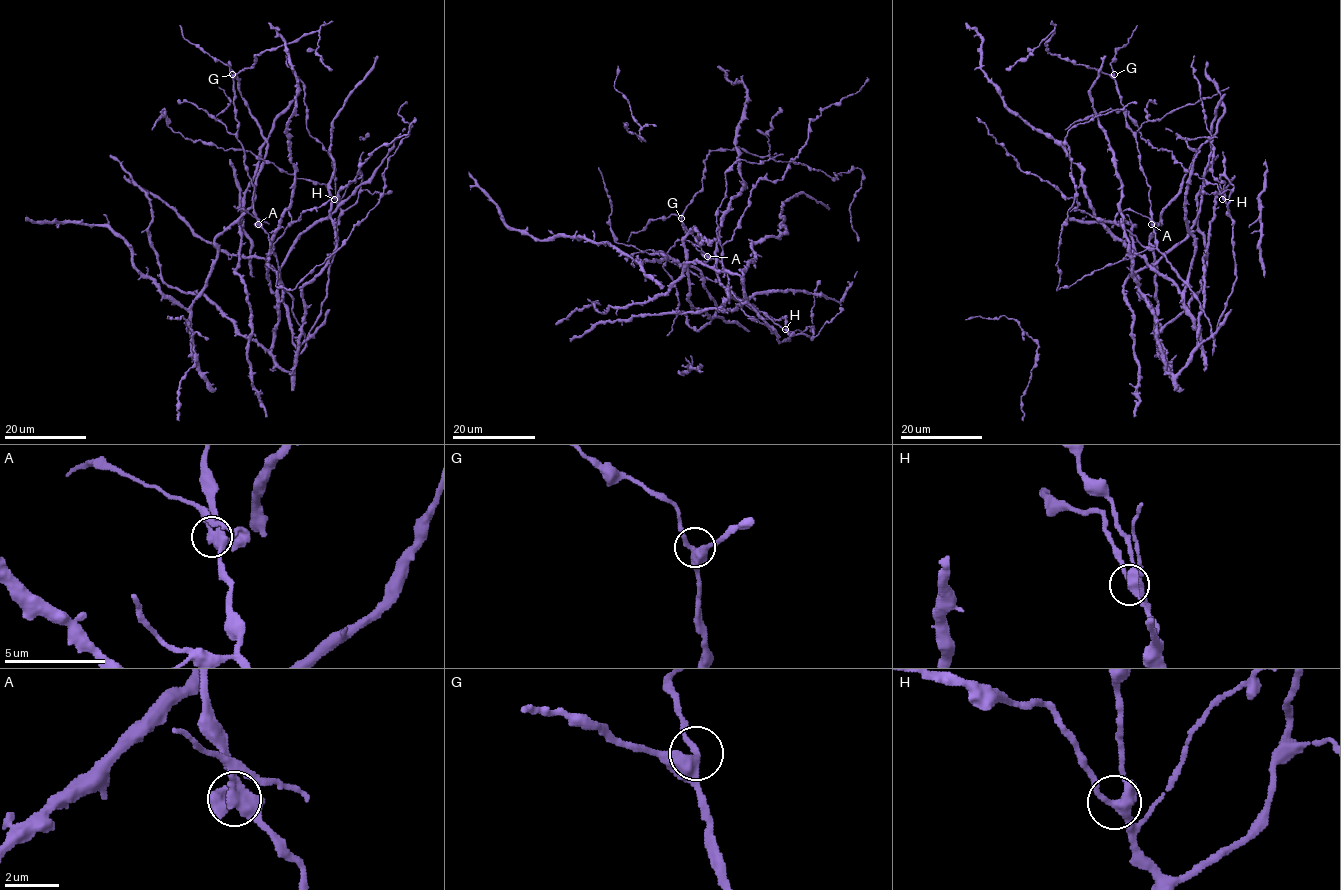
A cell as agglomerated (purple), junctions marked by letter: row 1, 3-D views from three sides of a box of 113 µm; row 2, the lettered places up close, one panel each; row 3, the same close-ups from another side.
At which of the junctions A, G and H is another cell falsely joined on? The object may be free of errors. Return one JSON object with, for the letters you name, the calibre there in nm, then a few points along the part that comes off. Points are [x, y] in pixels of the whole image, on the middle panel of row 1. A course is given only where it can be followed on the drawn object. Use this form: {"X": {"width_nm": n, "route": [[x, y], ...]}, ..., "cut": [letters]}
{"A": {"width_nm": 360, "route": [[707, 256], [686, 226]]}, "cut": ["A"]}

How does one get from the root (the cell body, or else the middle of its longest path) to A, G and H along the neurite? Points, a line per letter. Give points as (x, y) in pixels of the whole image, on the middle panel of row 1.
A: (734, 294), (729, 288), (729, 278), (722, 263), (707, 256)
G: (734, 294), (729, 288), (729, 278), (722, 263), (705, 257), (686, 239), (681, 218)
H: (734, 294), (742, 304), (741, 309), (763, 323), (779, 342), (791, 336), (785, 329)

